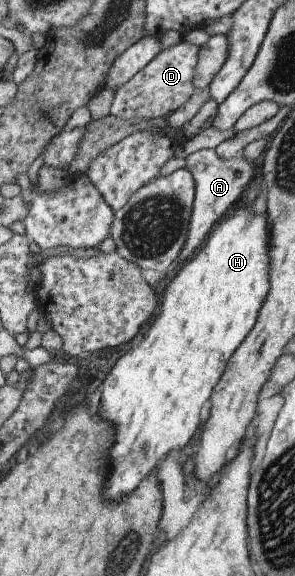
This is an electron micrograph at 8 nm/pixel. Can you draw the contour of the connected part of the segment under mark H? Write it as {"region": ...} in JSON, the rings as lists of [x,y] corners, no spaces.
{"region":[[[236,206],[233,208],[212,228],[210,235],[208,235],[206,241],[198,248],[198,251],[189,260],[181,264],[180,267],[177,267],[174,279],[166,285],[164,293],[160,296],[158,311],[155,314],[155,319],[152,319],[148,331],[146,331],[144,339],[140,339],[140,343],[136,344],[136,347],[128,349],[116,361],[110,373],[108,373],[108,377],[104,379],[104,383],[102,383],[102,415],[108,417],[108,419],[112,419],[112,421],[116,421],[116,427],[118,427],[118,439],[116,439],[116,443],[112,447],[112,455],[110,455],[112,473],[110,473],[108,483],[106,483],[108,497],[120,497],[120,495],[126,495],[126,493],[134,491],[136,485],[140,483],[140,479],[144,479],[144,475],[148,475],[148,471],[152,471],[162,457],[166,457],[172,449],[184,447],[190,441],[190,437],[196,433],[198,423],[202,419],[202,405],[210,399],[212,389],[218,383],[222,371],[226,369],[228,359],[232,357],[232,353],[236,351],[236,347],[244,341],[244,337],[248,335],[248,331],[254,327],[258,309],[260,309],[260,305],[262,305],[262,301],[264,301],[264,297],[268,293],[268,287],[270,287],[270,247],[268,245],[270,245],[270,233],[268,233],[267,212],[256,208],[250,209],[250,207]]]}

